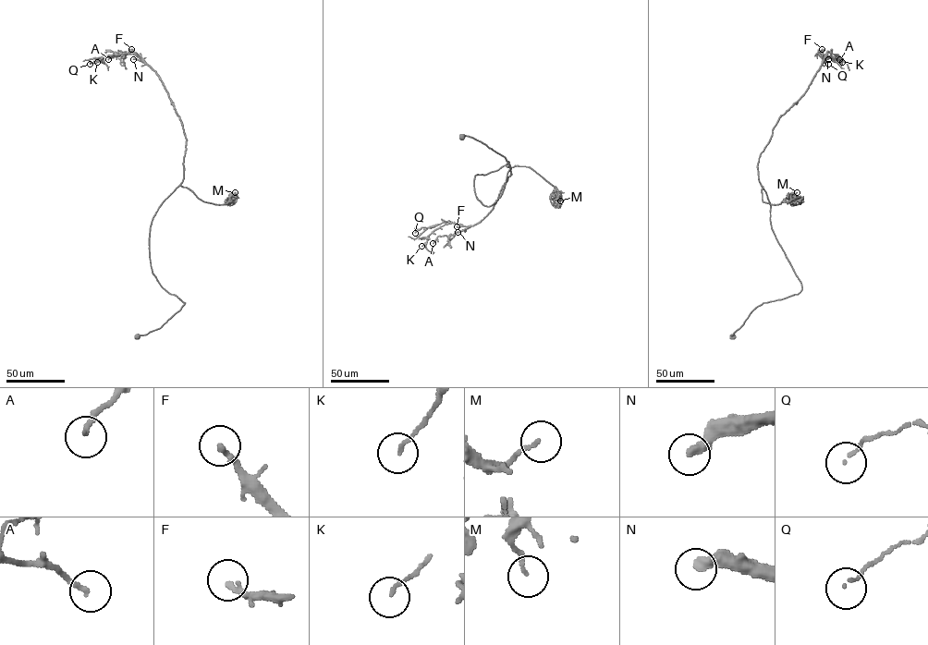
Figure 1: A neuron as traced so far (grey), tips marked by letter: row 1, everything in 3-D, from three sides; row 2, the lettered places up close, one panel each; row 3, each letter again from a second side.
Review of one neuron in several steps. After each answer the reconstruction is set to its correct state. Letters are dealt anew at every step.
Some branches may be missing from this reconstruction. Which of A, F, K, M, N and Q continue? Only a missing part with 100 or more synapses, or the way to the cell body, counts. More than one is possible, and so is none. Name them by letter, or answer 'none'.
none

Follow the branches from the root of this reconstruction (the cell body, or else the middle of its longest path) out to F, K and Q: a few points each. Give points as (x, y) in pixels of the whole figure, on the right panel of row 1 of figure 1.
F: (732, 336), (757, 307), (802, 288), (772, 228), (757, 164), (778, 118), (818, 70), (822, 49)
K: (732, 336), (757, 307), (801, 289), (772, 228), (758, 163), (778, 118), (821, 65), (817, 54), (842, 62)
Q: (732, 336), (757, 307), (801, 289), (772, 228), (757, 164), (778, 118), (821, 65), (818, 53), (828, 64)

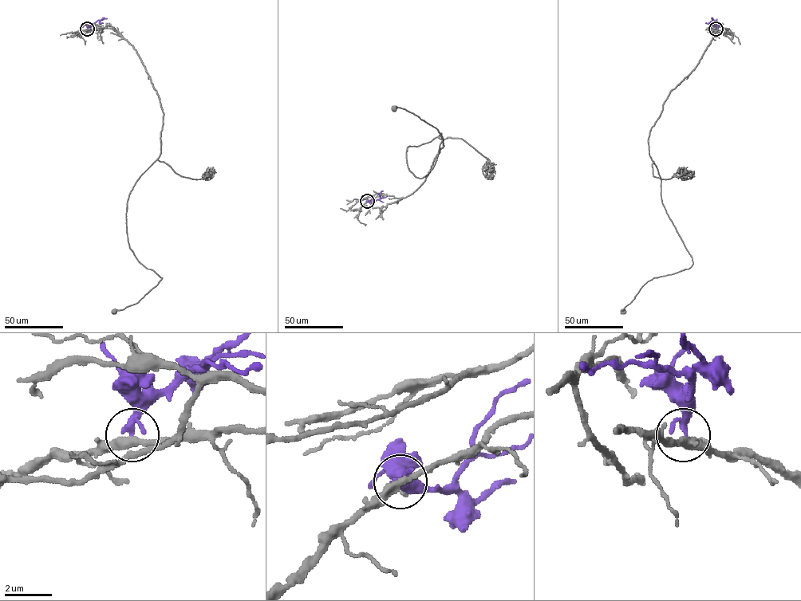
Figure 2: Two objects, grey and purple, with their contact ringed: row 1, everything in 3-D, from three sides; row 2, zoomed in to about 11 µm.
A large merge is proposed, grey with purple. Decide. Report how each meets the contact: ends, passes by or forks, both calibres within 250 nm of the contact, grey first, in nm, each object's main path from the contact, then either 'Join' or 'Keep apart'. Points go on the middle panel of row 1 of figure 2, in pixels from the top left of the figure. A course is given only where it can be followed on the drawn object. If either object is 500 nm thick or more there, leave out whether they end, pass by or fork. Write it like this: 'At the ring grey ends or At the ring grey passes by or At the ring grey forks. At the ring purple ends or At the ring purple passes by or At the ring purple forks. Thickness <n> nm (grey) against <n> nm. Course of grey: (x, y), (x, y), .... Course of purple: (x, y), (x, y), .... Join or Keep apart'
At the ring grey passes by. At the ring purple passes by. Thickness 320 nm (grey) against 200 nm. Course of grey: (368, 201), (412, 194), (443, 146), (440, 133), (408, 147), (416, 177), (435, 164), (442, 138), (394, 108). Course of purple: (368, 201), (379, 199), (383, 190). Keep apart

